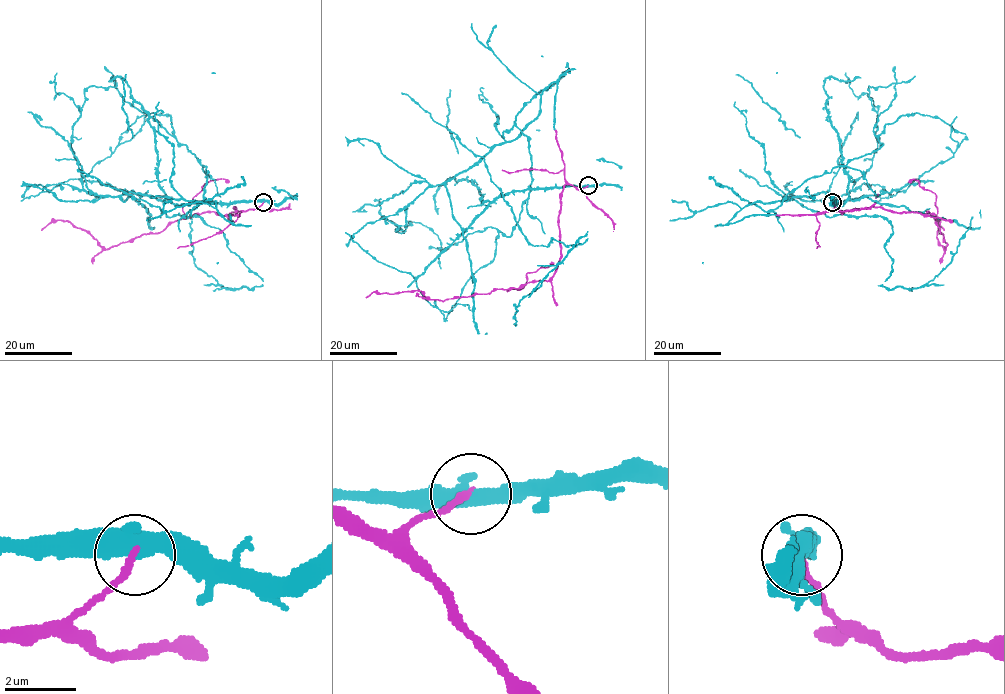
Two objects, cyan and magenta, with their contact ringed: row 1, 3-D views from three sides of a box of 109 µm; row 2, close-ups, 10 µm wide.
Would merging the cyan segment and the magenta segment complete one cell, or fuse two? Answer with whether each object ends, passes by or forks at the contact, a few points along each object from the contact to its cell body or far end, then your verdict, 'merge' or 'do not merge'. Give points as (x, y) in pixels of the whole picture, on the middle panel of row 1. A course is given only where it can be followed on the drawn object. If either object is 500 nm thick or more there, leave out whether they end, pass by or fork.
cyan runs (588, 186), (499, 195), (466, 229), (444, 184), (419, 194), (395, 231), (497, 230), (445, 319), (345, 232); magenta runs (588, 186), (564, 186), (559, 262), (548, 280), (444, 301), (416, 290), (366, 297); merge

